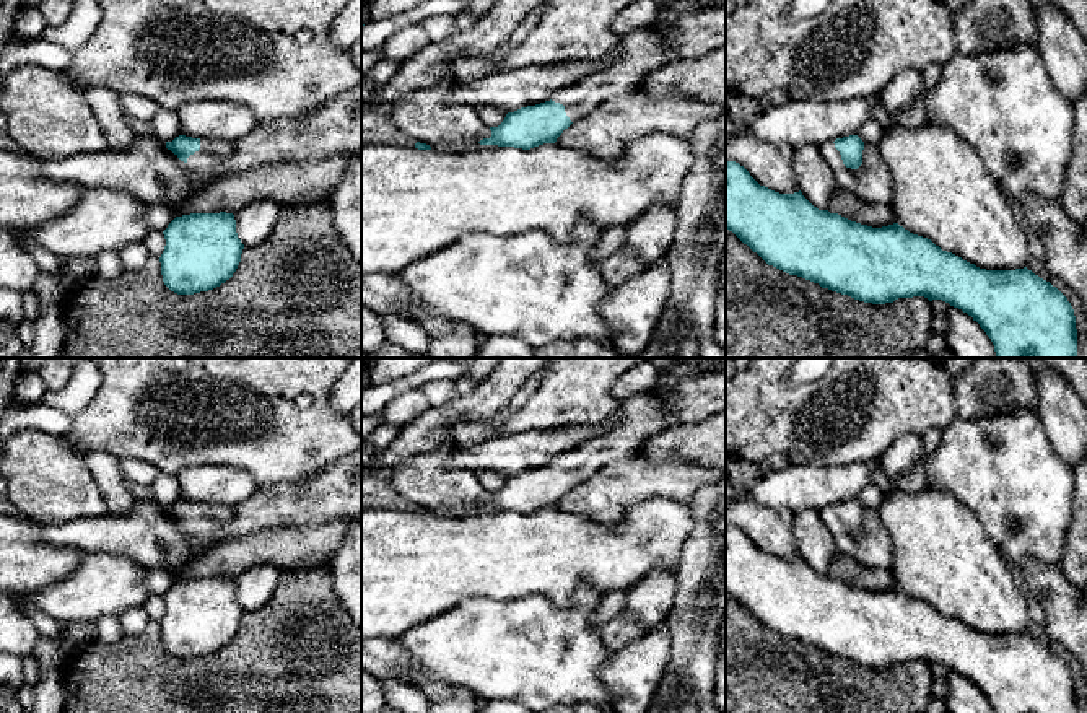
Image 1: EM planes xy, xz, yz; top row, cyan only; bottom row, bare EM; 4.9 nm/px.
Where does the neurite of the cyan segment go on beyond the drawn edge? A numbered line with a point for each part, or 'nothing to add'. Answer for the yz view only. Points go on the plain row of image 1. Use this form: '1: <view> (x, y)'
1: yz (827, 515)

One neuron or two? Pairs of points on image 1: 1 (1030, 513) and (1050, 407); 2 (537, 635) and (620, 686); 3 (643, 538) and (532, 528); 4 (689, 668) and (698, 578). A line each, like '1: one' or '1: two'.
1: two
2: two
3: one
4: one

